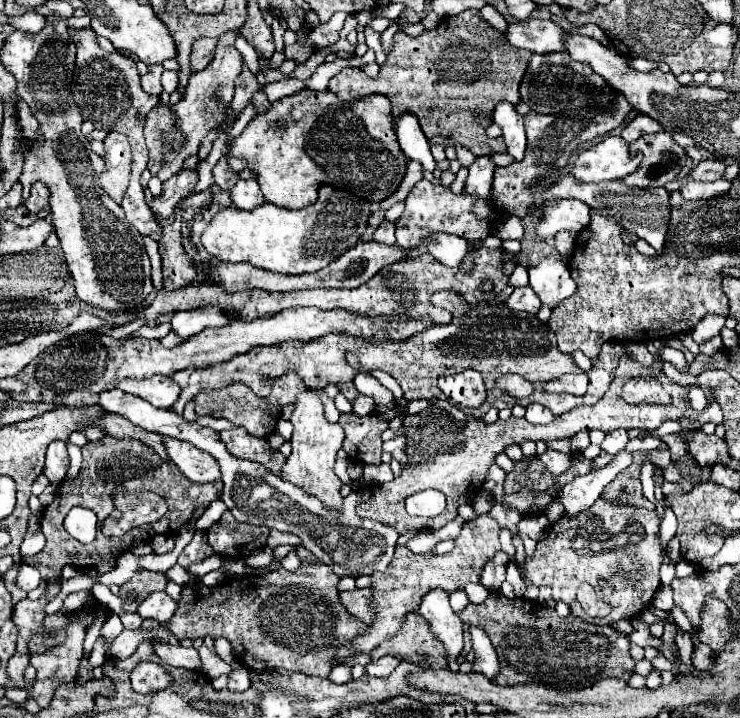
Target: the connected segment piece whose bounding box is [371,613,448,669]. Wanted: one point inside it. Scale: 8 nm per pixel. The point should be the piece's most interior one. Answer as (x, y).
(413, 640)

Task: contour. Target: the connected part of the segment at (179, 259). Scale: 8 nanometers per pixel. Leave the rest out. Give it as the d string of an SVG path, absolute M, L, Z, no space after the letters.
M175 215L174 223L162 228L159 239L159 253L163 261L163 287L165 289L179 289L189 285L195 275L195 261L185 253L181 235L182 215Z

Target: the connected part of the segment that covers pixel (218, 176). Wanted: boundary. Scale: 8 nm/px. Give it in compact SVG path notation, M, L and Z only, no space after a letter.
M223 155L219 159L219 163L215 165L213 169L213 177L215 177L215 183L221 187L221 189L231 189L235 185L235 181L239 179L237 173L233 169L229 169L227 165L227 155Z

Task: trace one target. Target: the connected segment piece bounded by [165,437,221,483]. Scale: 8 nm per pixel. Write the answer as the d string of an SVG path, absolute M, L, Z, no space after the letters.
M165 437L165 447L171 461L179 471L193 483L215 483L221 479L219 463L207 451L201 451L193 445L183 445L177 439Z

